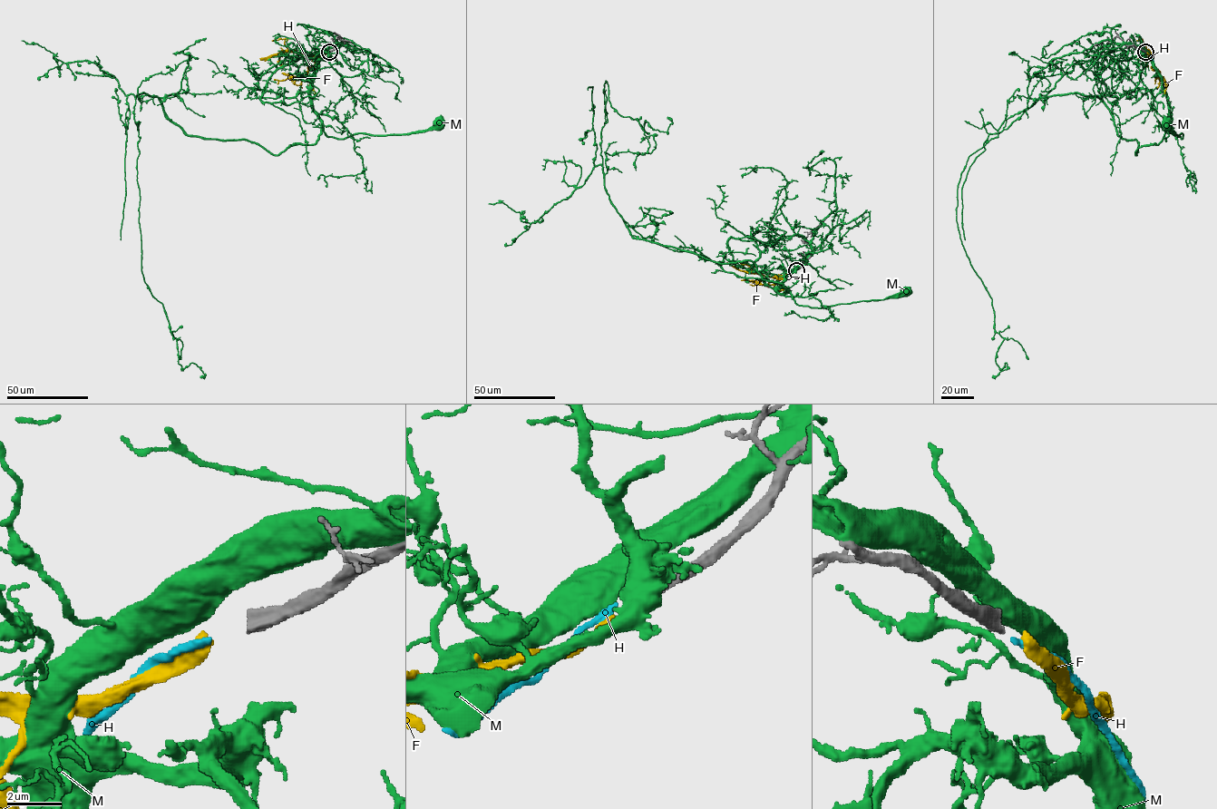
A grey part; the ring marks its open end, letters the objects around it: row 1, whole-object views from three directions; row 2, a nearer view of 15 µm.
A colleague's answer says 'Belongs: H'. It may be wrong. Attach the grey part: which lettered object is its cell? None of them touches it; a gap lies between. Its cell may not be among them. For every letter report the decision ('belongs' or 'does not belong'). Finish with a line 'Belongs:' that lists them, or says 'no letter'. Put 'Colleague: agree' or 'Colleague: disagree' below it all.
F: belongs
H: does not belong
M: does not belong
Belongs: F
Colleague: disagree

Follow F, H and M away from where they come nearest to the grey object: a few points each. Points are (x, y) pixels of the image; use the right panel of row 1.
F: (1147, 53), (1153, 57), (1153, 64), (1159, 72), (1160, 79), (1155, 79)
H: (1145, 52), (1157, 70)
M: (1145, 51), (1161, 77), (1168, 110), (1166, 127), (1176, 137), (1182, 138), (1182, 133), (1175, 134), (1166, 123)

